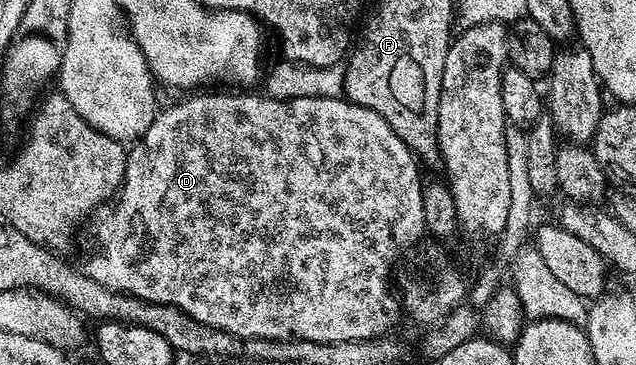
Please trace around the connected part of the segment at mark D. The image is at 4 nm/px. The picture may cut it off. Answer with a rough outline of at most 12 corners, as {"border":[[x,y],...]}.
{"border":[[340,97],[165,106],[85,273],[374,339],[423,179]]}

